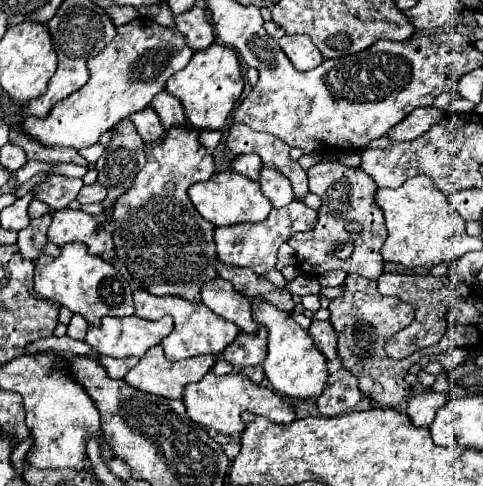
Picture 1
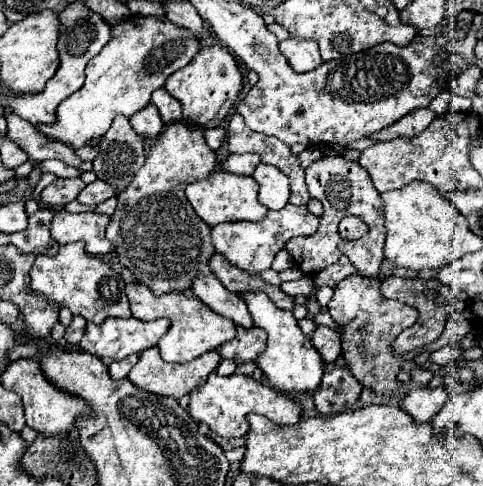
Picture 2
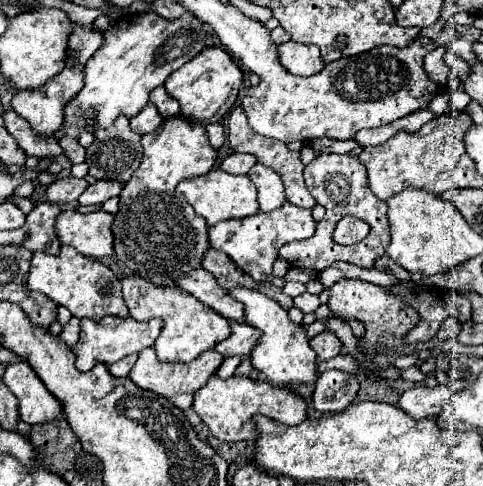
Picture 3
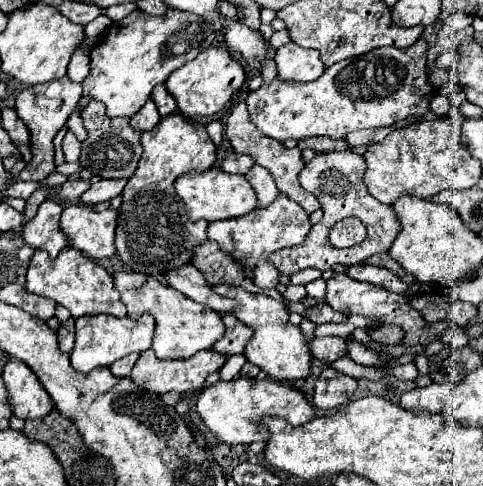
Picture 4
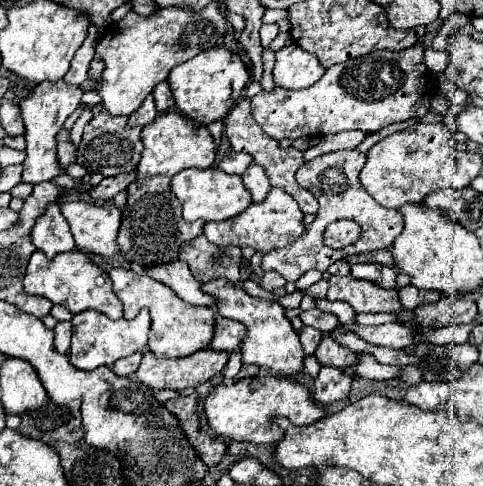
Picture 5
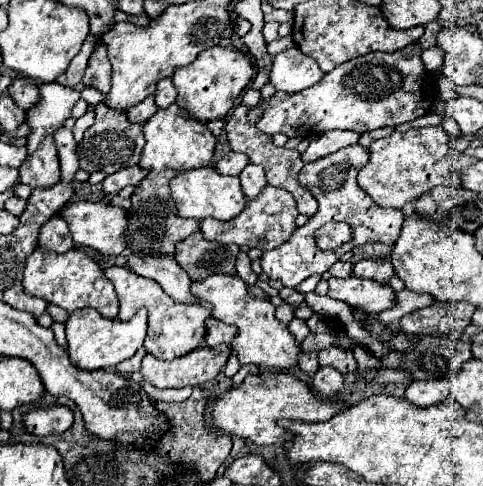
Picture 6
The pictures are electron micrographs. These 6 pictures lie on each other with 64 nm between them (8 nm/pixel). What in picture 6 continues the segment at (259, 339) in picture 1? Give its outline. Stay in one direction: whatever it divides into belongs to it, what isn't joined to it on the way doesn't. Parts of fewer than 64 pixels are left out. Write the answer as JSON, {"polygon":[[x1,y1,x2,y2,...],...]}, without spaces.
{"polygon":[[210,318,206,324,206,336,204,336,204,342,208,346,218,346,222,342,230,344,232,338,236,336,236,328,232,328,230,324,220,324,220,320,216,318]]}

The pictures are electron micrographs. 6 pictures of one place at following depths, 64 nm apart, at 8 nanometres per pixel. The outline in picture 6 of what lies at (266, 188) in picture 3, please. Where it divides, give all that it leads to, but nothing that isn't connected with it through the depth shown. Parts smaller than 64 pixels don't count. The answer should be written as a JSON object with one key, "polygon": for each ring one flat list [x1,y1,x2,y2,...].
{"polygon":[[248,164,242,172,240,172,240,182,242,182,242,192,248,200,256,198,262,188,266,186,266,178,264,178,264,168,260,166,254,166,254,164]]}

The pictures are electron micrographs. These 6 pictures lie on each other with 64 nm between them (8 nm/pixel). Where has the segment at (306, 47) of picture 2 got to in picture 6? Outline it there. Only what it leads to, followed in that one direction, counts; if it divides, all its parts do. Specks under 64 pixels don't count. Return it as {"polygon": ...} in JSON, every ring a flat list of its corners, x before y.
{"polygon":[[290,48,274,56,270,82,276,90,294,94,314,86,322,76,324,72,316,64,316,60,308,58,298,48]]}

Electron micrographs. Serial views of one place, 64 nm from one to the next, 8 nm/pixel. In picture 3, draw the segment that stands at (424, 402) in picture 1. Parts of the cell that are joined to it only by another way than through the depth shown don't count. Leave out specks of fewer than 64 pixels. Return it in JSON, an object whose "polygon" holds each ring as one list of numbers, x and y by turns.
{"polygon":[[442,384,428,388,428,386,414,386,400,396,398,406,410,414,412,418,436,418,442,412,442,406,450,400,450,390]]}

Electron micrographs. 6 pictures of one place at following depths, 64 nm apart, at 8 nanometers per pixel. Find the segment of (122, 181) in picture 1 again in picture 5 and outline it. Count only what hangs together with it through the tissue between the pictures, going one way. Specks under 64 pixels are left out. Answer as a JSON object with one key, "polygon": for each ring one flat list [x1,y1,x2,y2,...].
{"polygon":[[102,104,92,106,94,118,84,128,82,142,76,152,76,162,84,166,90,174,100,172,102,176,118,176,122,172,136,170,142,154,142,140,140,140,140,126,128,126,126,116,112,116]]}

